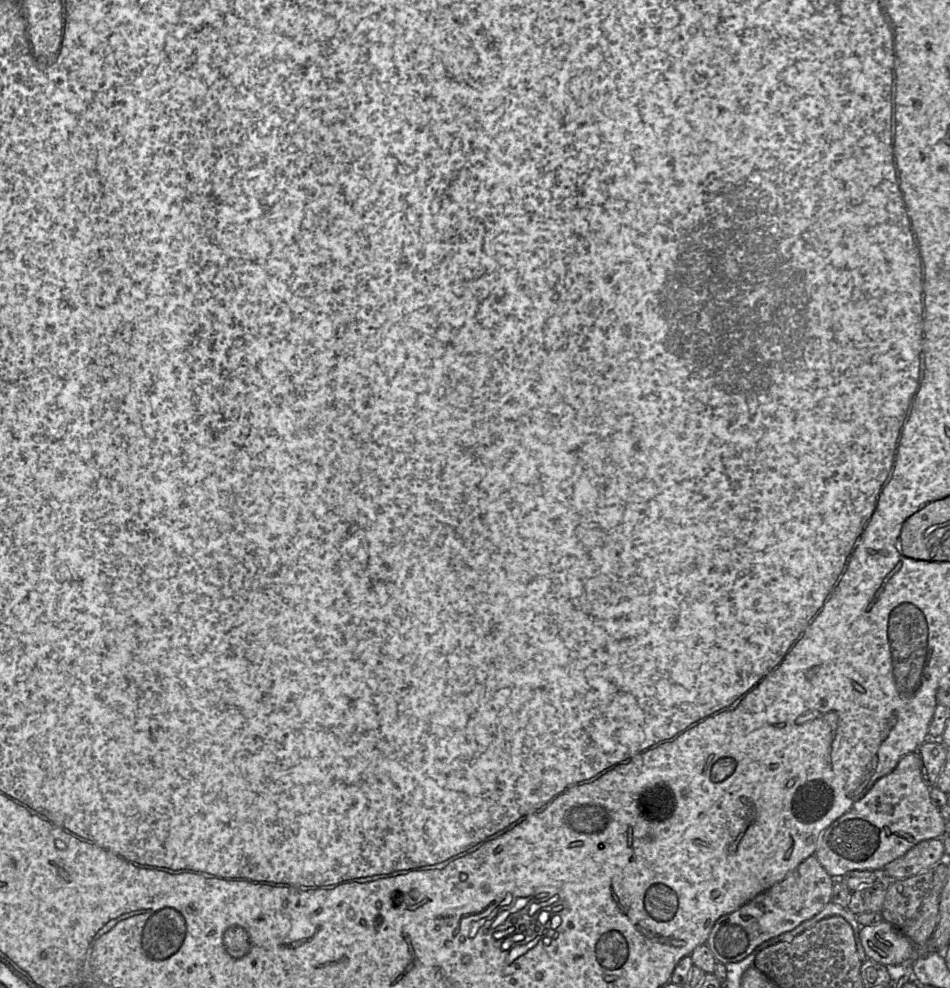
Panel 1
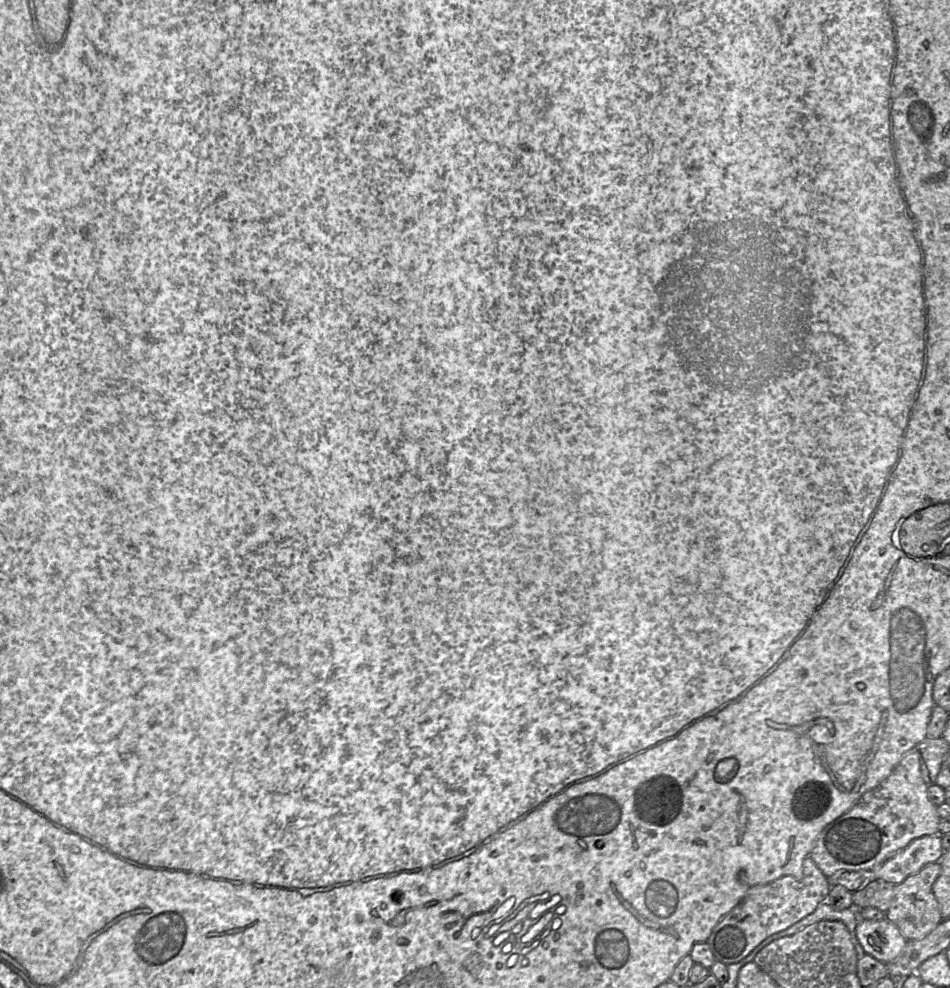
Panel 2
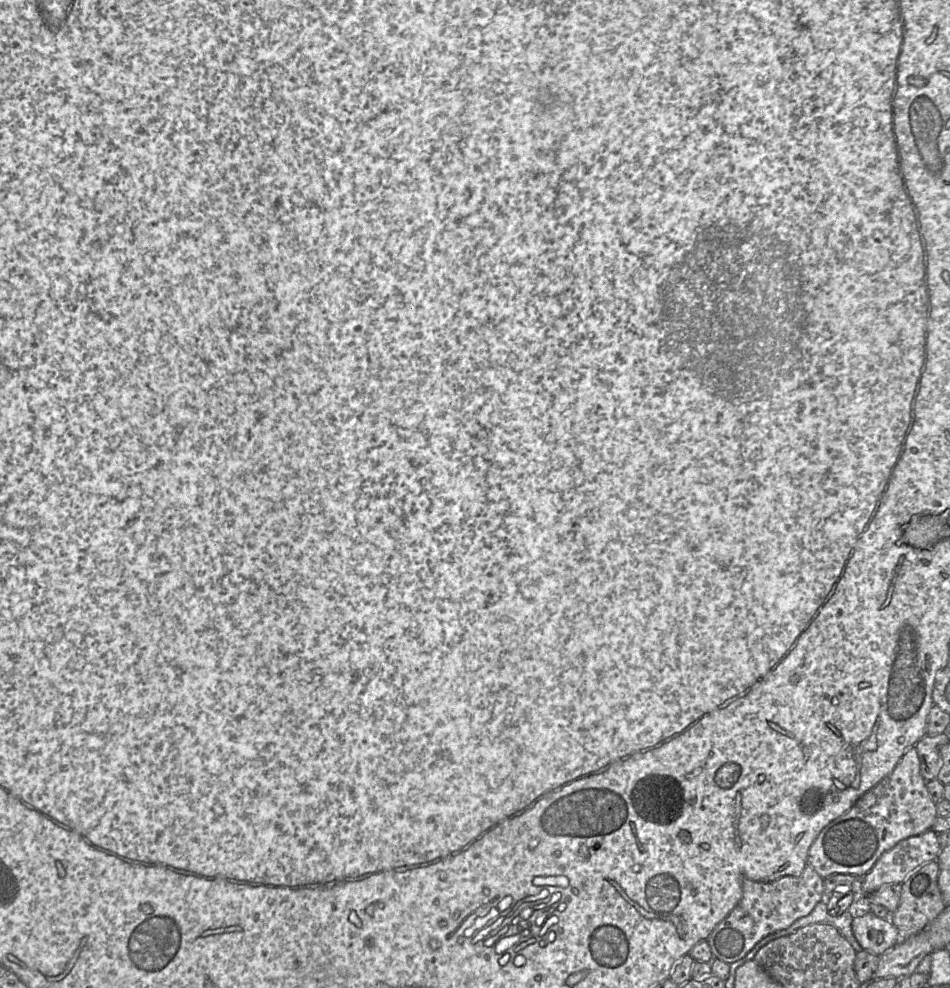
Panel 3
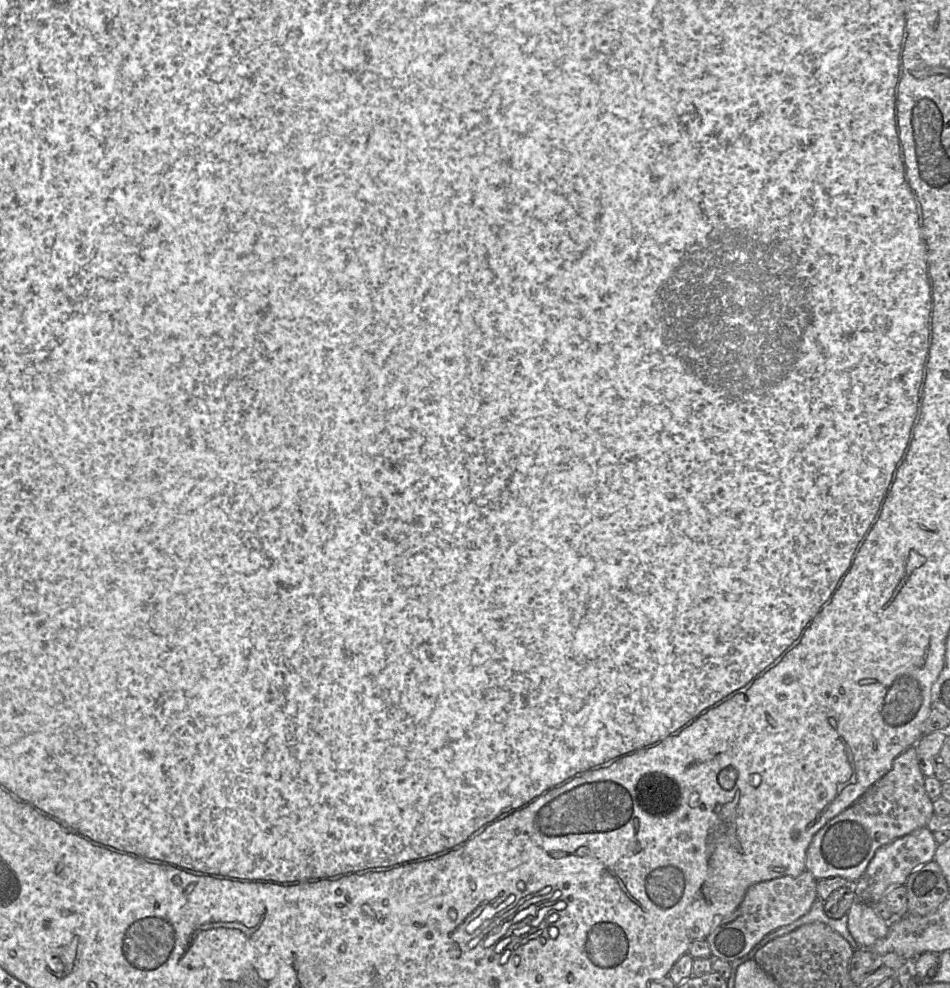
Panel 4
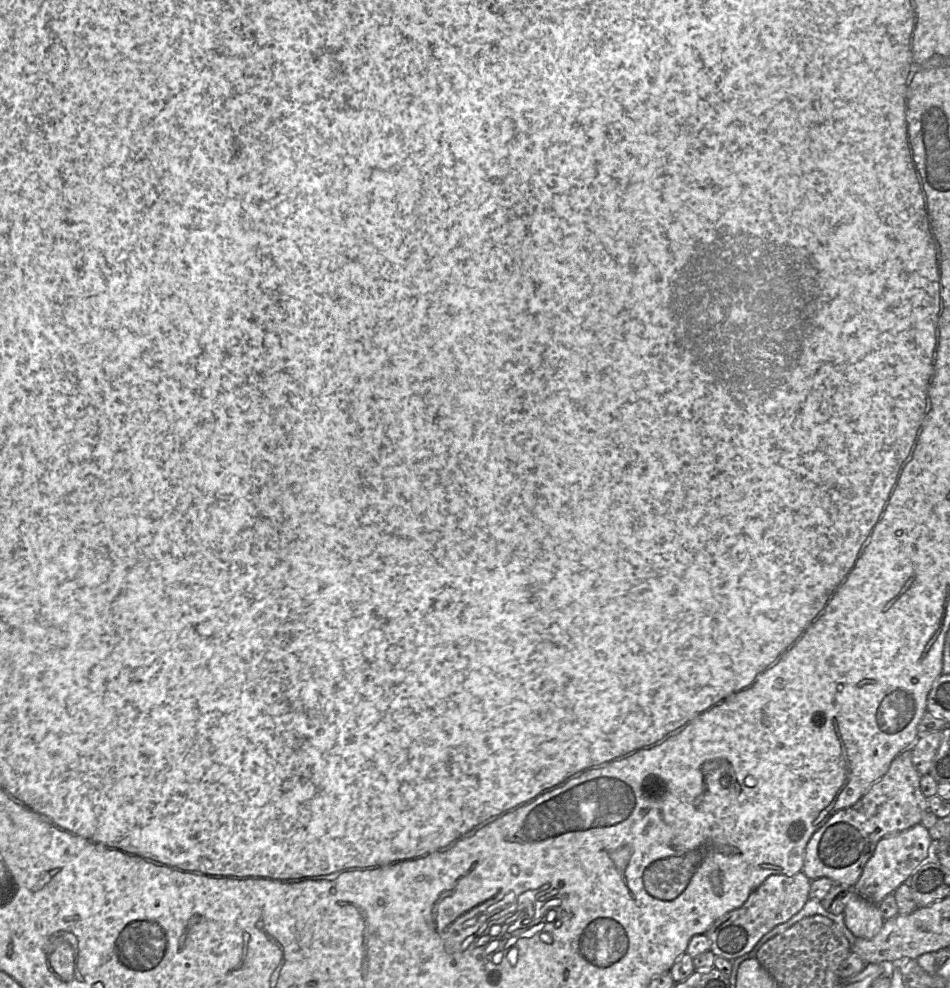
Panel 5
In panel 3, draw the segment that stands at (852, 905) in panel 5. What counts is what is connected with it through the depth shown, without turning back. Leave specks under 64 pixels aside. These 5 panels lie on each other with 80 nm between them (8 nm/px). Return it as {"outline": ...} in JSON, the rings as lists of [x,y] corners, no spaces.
{"outline":[[[870,911],[853,918],[852,930],[861,947],[878,956],[900,941],[890,919],[879,918]]]}

